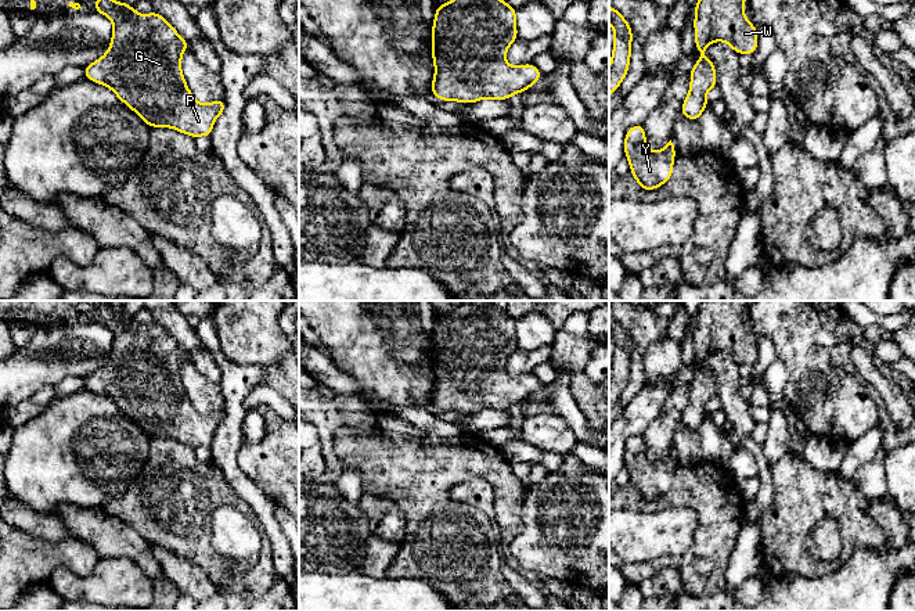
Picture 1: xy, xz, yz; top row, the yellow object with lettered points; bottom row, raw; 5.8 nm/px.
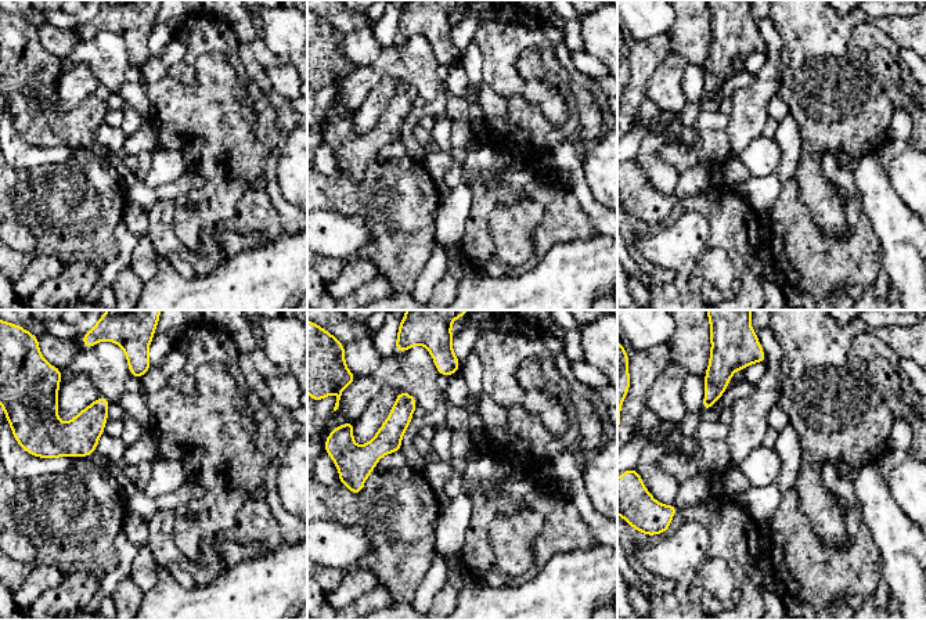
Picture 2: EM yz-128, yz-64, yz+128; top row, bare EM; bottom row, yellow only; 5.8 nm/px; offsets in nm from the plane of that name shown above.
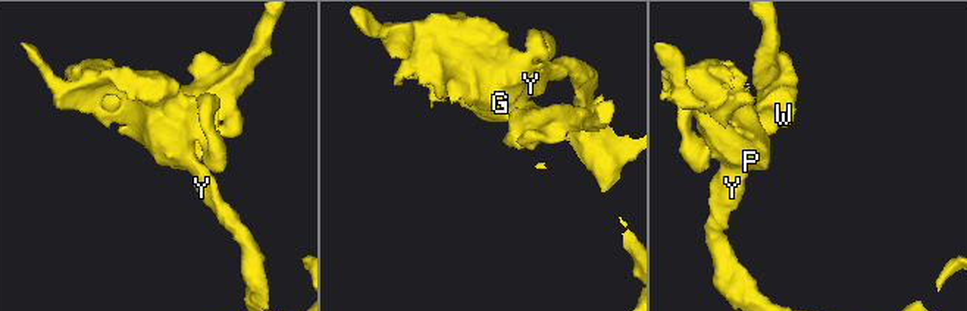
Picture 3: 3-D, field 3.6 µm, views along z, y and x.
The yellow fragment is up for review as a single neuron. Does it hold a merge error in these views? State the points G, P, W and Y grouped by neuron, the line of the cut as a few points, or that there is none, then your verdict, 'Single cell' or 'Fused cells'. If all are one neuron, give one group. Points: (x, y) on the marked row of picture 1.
Groups: G P W Y. No split. Single cell

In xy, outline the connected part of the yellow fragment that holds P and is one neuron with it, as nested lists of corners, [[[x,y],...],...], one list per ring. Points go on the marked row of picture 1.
[[[96,0],[94,11],[114,22],[108,51],[83,68],[84,76],[109,87],[150,127],[172,127],[191,137],[210,137],[212,127],[224,109],[223,97],[202,105],[190,91],[181,72],[181,57],[190,43],[156,11],[143,15],[123,0]]]

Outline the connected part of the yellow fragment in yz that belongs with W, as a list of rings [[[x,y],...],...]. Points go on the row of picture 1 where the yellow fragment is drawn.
[[[698,0],[695,6],[695,46],[702,57],[689,69],[689,93],[681,105],[681,114],[696,121],[709,105],[706,93],[717,86],[716,67],[705,55],[713,42],[727,42],[738,54],[753,55],[757,50],[757,28],[746,19],[745,0]]]

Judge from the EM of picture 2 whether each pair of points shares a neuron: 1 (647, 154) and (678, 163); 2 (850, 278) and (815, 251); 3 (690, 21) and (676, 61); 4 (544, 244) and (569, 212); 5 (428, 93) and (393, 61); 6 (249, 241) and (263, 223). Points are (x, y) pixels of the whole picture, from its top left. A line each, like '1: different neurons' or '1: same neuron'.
1: different neurons
2: same neuron
3: different neurons
4: same neuron
5: same neuron
6: different neurons

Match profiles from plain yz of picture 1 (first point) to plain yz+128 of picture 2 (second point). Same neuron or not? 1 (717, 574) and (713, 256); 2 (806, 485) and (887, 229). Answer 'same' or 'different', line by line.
1: different
2: different

